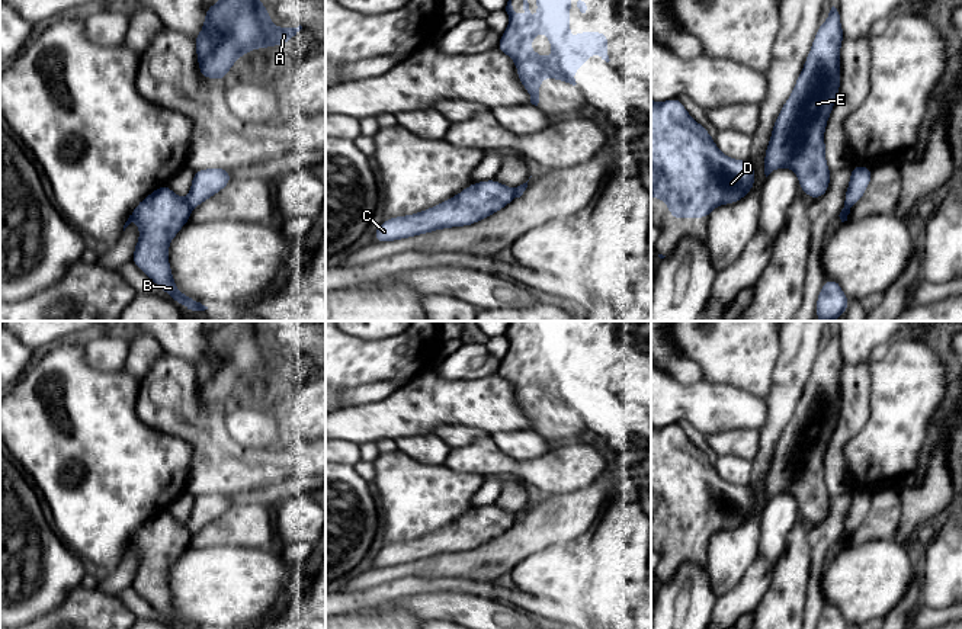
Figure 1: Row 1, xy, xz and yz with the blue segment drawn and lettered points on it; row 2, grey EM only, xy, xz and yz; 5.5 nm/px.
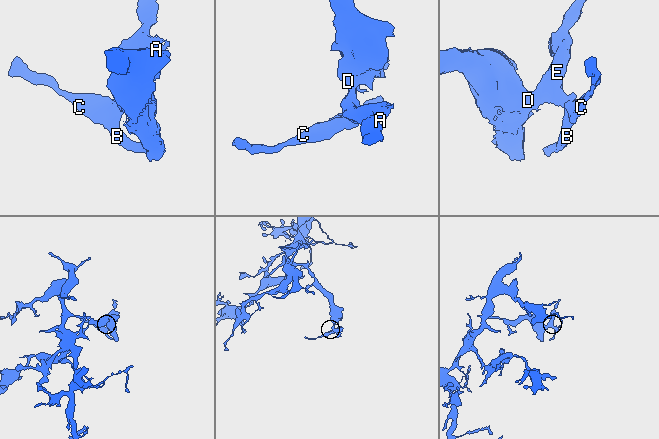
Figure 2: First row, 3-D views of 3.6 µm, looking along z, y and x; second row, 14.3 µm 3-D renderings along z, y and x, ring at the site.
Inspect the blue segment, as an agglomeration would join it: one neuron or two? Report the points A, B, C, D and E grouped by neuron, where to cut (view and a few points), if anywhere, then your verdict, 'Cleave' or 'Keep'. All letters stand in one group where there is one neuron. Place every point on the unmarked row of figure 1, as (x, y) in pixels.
Groups: A D E / B C. Split along xy (185, 526), (192, 533). Cleave

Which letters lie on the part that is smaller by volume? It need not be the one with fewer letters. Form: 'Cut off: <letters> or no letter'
Cut off: B, C

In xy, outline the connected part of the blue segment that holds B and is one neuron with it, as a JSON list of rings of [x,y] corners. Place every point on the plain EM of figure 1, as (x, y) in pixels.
[[[169,510],[160,511],[144,523],[135,535],[131,537],[128,546],[124,551],[125,553],[131,548],[137,548],[140,552],[140,564],[135,569],[134,581],[131,587],[144,597],[153,609],[158,610],[176,629],[201,629],[196,625],[182,619],[174,606],[173,597],[169,588],[169,571],[170,567],[177,561],[182,552],[190,546],[192,533],[183,524],[180,524]]]

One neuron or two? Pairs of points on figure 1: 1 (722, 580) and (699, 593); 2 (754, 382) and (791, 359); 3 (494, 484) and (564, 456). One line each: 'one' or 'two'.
1: two
2: two
3: two

